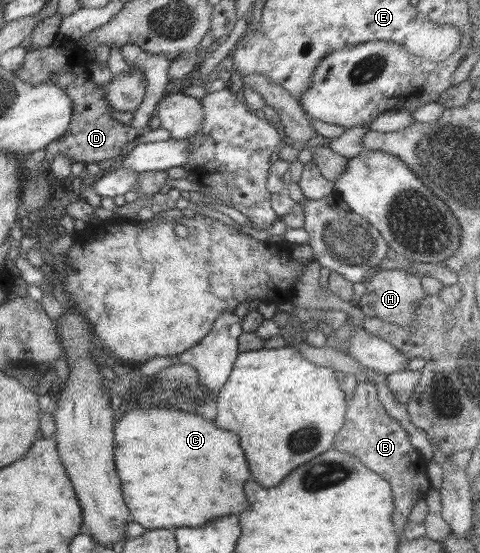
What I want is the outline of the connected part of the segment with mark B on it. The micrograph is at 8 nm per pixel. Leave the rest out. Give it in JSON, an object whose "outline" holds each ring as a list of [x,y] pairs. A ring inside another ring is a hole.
{"outline":[[[363,382],[363,393],[352,393],[351,397],[345,397],[344,402],[346,413],[343,425],[335,434],[332,447],[337,451],[344,451],[347,455],[352,455],[361,465],[389,483],[393,499],[391,523],[393,523],[395,531],[399,533],[408,523],[407,515],[415,502],[424,499],[427,491],[431,489],[427,474],[425,474],[428,460],[425,460],[411,446],[405,431],[387,415],[377,400],[373,383]]]}

